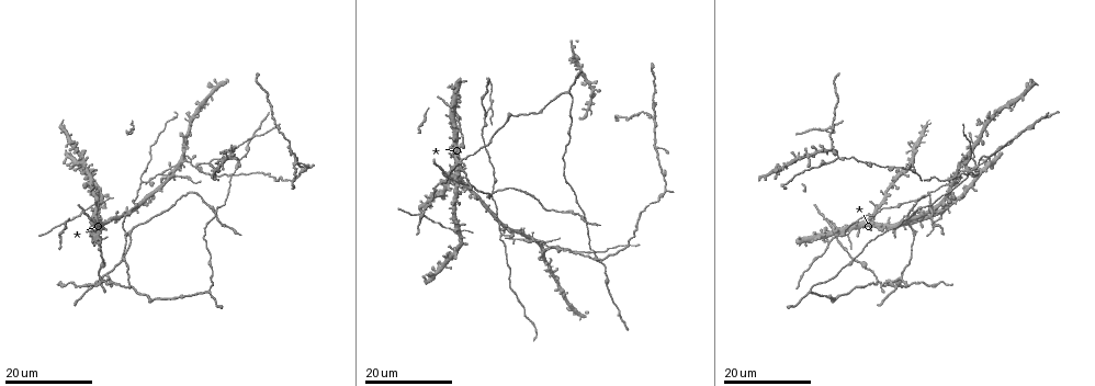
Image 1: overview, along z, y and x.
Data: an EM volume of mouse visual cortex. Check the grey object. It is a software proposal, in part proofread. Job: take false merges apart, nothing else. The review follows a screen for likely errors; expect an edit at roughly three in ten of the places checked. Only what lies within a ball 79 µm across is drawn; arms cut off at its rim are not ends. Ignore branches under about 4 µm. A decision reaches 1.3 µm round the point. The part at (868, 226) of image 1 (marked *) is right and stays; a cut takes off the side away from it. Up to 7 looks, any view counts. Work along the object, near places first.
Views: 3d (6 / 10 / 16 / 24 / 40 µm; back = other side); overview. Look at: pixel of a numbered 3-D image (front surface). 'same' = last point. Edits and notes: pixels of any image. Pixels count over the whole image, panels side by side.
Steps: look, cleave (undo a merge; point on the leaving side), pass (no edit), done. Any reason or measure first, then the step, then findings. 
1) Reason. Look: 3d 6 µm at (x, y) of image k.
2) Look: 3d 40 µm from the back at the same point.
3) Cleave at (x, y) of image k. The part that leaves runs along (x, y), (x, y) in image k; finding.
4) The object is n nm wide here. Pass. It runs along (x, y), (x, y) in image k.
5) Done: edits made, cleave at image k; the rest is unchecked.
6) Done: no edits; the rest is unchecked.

A fork. Look: 3d 16 µm at (210, 288) of image 1.

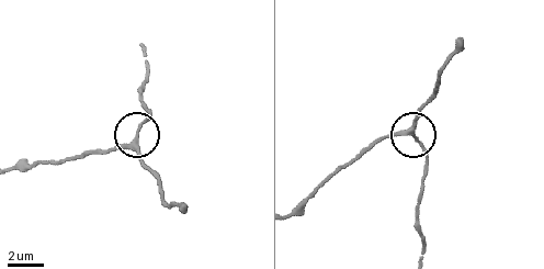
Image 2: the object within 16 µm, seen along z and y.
Look: 3d 10 µm at (410, 133) of image 2.

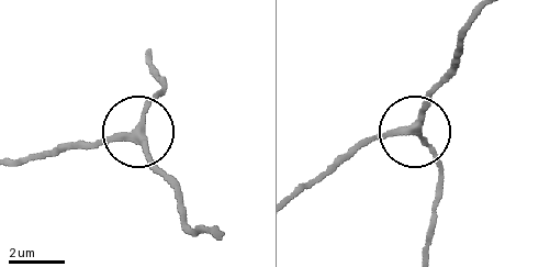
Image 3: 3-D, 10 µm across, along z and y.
3 arms meet here. Pass. All the same neuron.

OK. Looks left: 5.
Look: 3d 24 µm at (837, 230) of image 1.

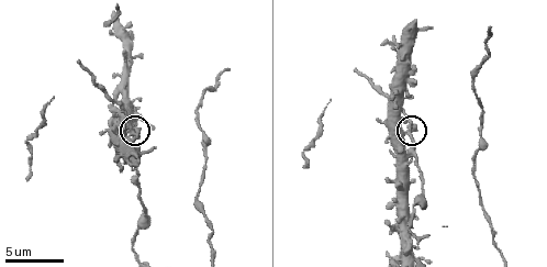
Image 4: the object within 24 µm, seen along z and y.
Look: 3d 10 µm at (411, 122) of image 4.

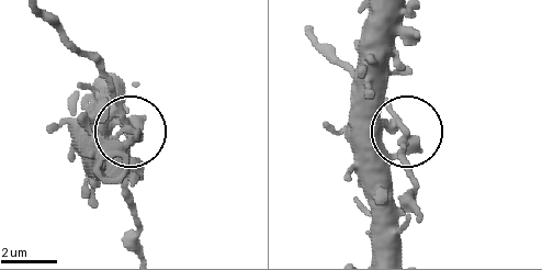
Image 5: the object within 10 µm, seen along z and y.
The side arm is 43 µm long. Pass. Continuous, no second neuron.

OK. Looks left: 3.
Three-way junction. Look: 3d 24 µm at (500, 234) of image 1.

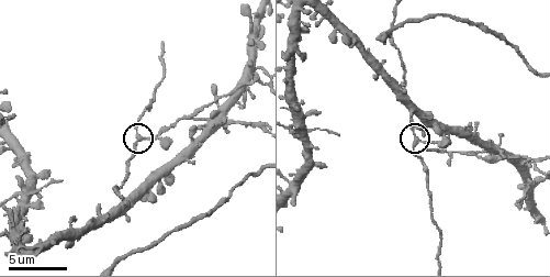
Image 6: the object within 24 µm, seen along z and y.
Zoom in. Look: 3d 10 µm at (140, 138) of image 6.

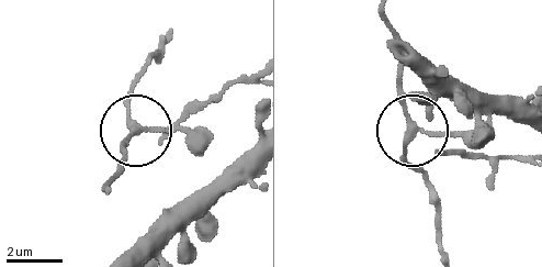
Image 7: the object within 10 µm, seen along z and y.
Pass. It runs along (253, 79), (183, 129), (140, 129), (133, 75) in image 7; all the same neuron.

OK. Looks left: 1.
Done: no edits; the rest is unchecked.

